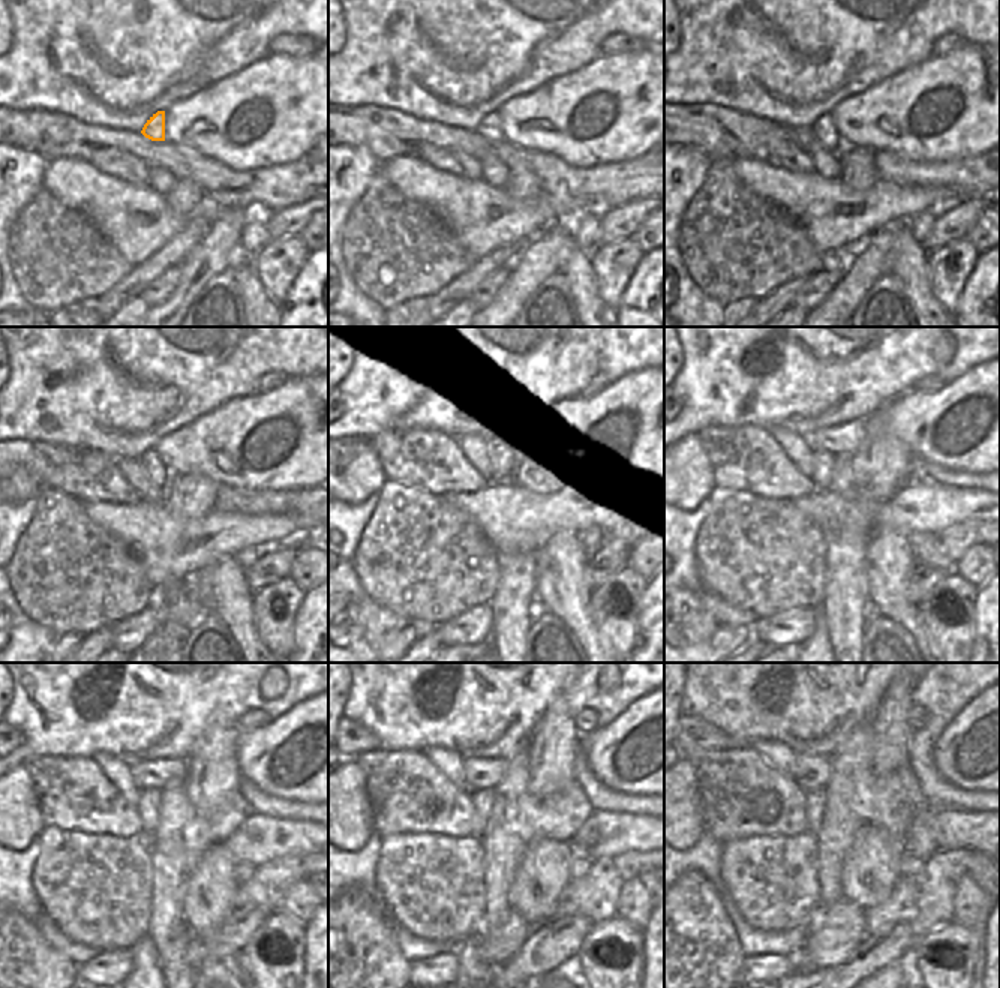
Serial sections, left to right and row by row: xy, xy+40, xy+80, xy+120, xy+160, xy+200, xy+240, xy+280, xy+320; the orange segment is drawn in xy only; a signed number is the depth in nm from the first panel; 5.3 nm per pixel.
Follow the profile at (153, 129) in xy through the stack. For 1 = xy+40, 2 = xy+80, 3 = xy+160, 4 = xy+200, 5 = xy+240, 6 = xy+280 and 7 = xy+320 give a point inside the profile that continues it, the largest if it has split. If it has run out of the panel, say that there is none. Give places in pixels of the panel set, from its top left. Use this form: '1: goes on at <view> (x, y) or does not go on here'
1: goes on at xy+40 (489, 128)
2: goes on at xy+80 (823, 128)
3: goes on at xy+160 (500, 470)
4: goes on at xy+200 (822, 461)
5: goes on at xy+240 (150, 799)
6: goes on at xy+280 (482, 799)
7: goes on at xy+320 (816, 799)

